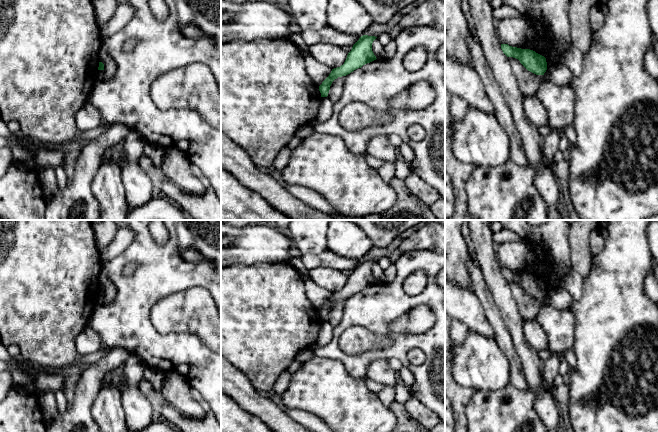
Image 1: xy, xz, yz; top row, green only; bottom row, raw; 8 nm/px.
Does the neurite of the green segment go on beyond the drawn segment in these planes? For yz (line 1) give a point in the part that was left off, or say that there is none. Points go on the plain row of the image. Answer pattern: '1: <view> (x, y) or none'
1: none

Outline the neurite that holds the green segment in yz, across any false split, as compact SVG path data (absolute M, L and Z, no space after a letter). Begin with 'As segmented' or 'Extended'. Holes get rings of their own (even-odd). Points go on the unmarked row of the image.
As segmented. M501 268L501 273L507 281L518 283L528 295L536 299L544 299L547 294L546 282L533 274L512 271L508 268Z

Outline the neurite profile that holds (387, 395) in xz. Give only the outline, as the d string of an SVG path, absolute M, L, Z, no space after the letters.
M384 386L381 391L377 393L383 405L389 407L395 401L395 388Z

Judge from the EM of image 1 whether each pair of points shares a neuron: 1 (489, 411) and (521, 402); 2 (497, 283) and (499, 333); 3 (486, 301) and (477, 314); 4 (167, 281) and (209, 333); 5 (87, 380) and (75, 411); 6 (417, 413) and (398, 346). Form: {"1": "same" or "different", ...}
{"1": "same", "2": "different", "3": "different", "4": "different", "5": "same", "6": "different"}

